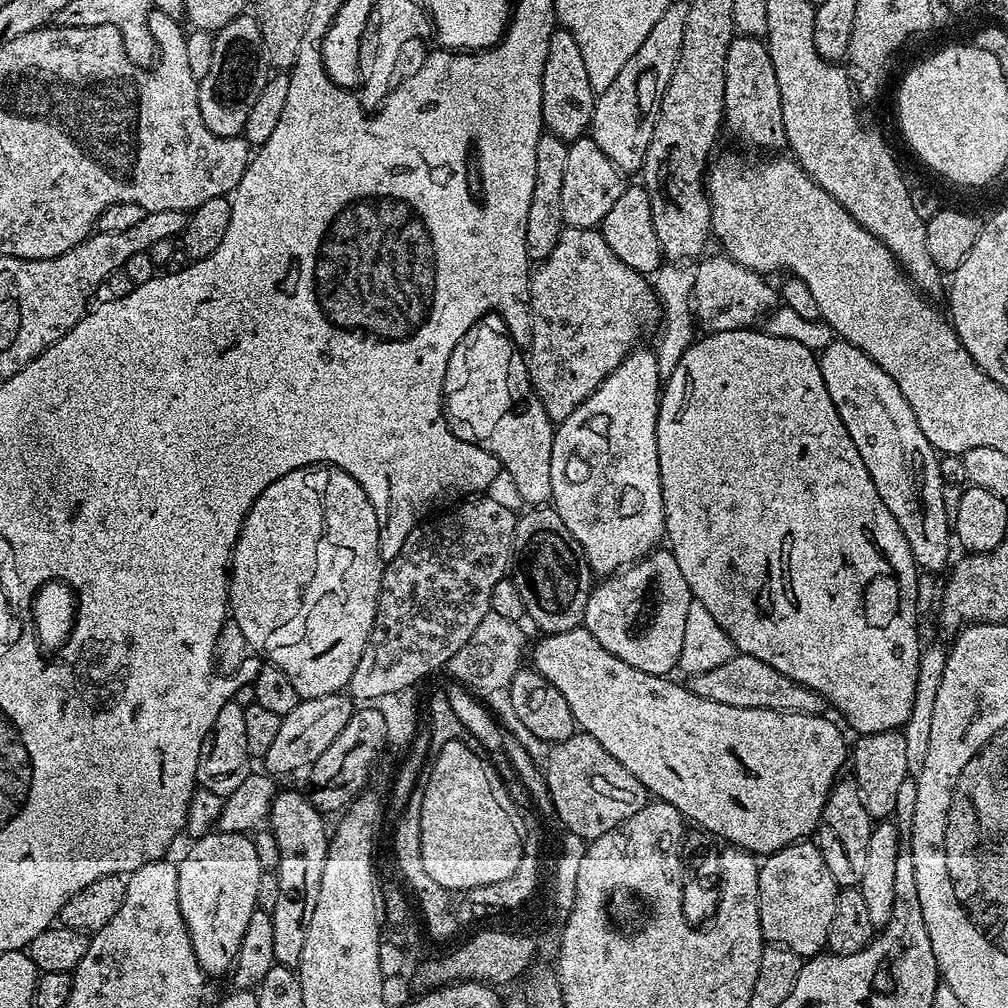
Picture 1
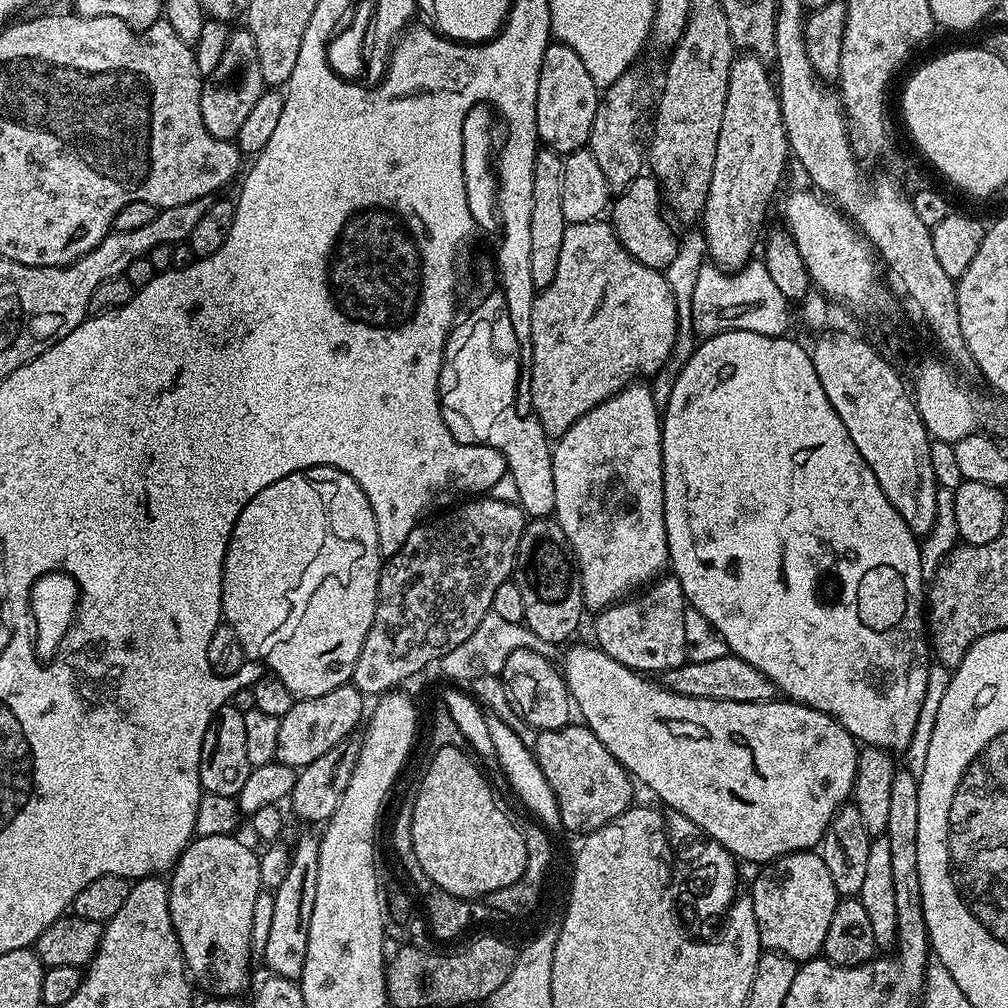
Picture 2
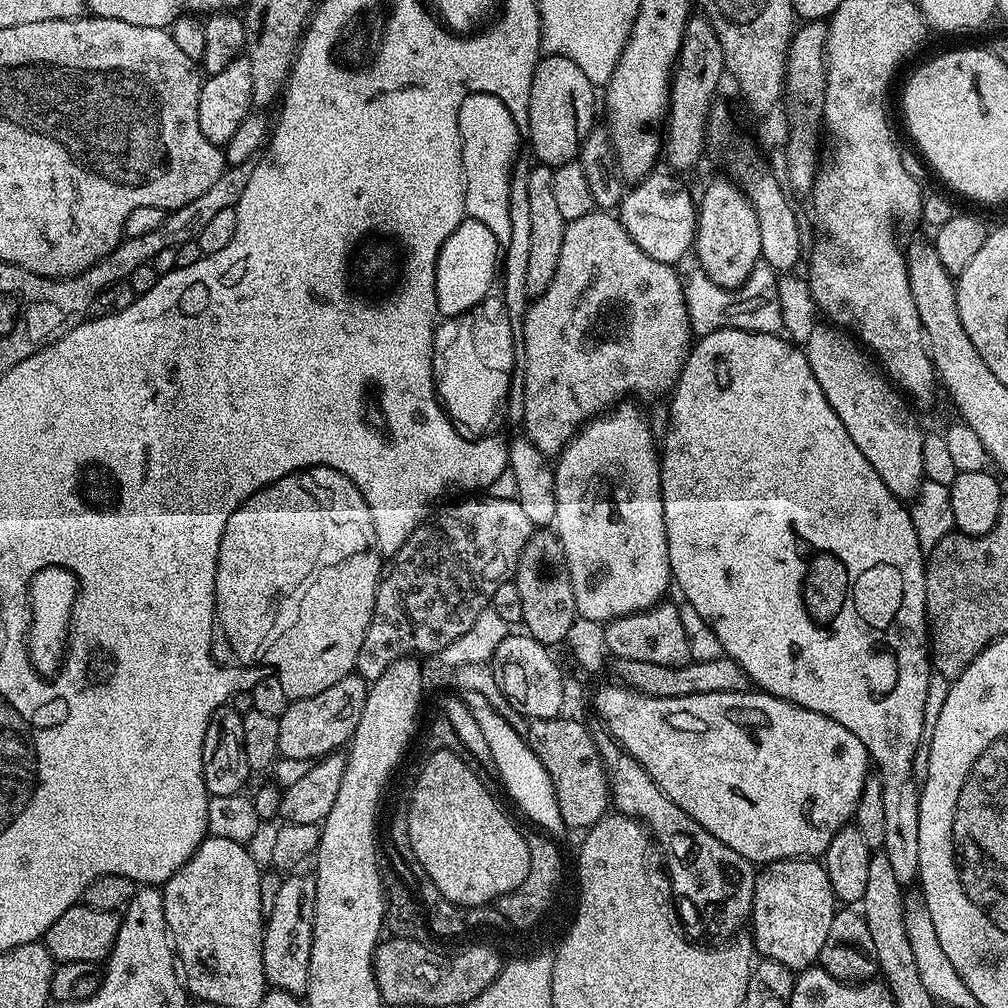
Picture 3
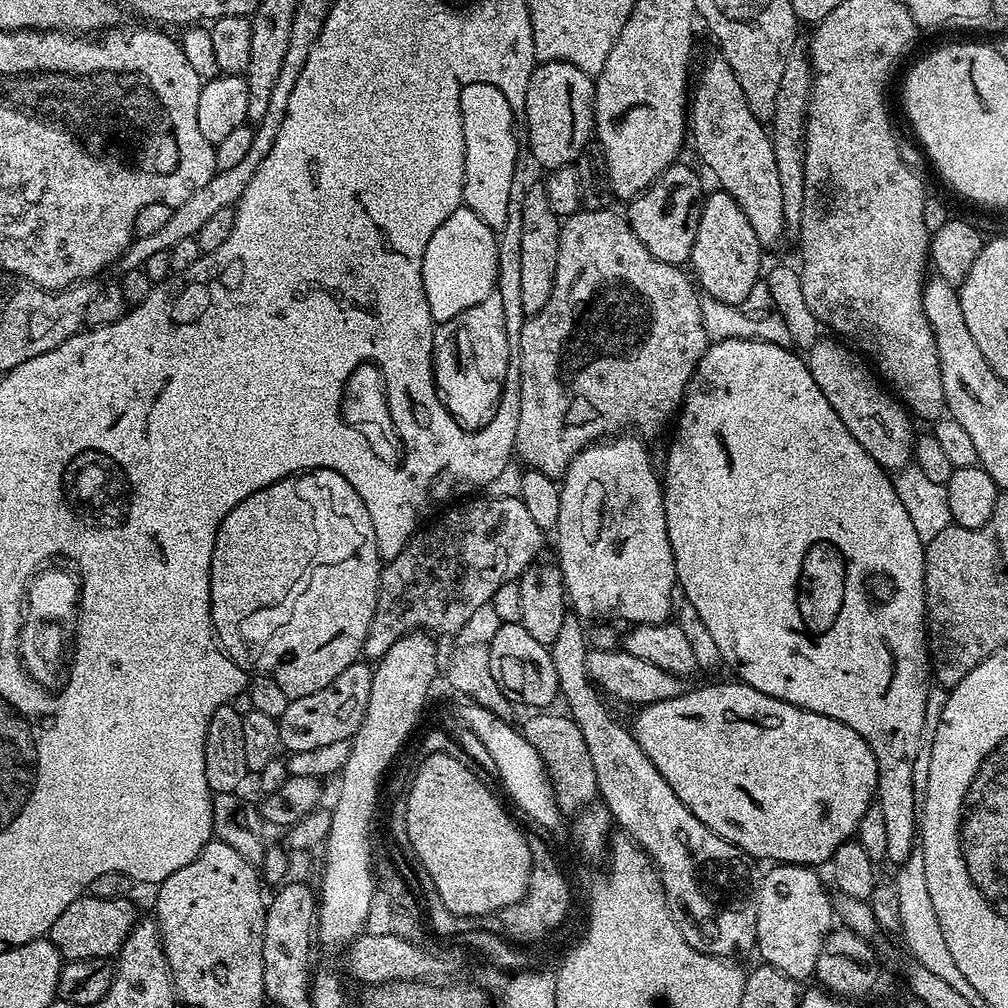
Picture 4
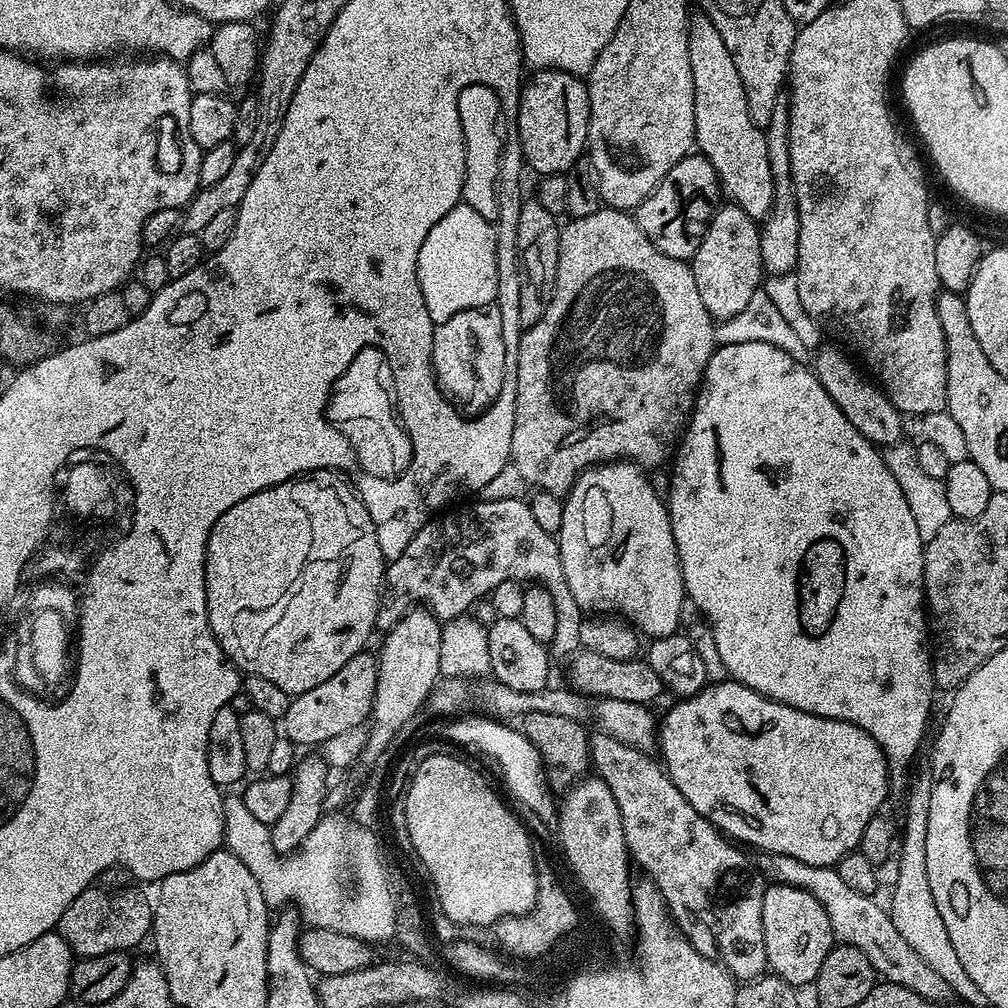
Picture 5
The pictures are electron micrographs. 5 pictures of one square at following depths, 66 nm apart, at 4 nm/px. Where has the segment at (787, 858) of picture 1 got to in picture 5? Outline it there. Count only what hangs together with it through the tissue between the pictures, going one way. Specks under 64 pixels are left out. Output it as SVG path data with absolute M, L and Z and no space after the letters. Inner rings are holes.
M772 882L765 887L762 934L769 969L793 986L811 985L818 970L822 970L822 962L826 962L826 954L834 946L830 918L826 918L824 907L806 890L789 884Z

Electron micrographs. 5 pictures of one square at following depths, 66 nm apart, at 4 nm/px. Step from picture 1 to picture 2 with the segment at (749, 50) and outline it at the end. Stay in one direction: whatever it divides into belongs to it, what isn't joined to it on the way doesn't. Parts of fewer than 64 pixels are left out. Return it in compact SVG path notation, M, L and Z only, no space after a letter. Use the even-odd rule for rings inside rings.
M740 54L733 59L728 75L726 102L722 110L722 126L718 130L718 146L714 154L714 170L710 174L708 197L702 217L702 229L708 247L707 259L723 270L743 268L753 259L752 243L756 236L752 233L752 215L759 204L764 204L776 192L780 179L784 176L784 163L790 160L788 135L782 122L780 98L773 79L759 65L759 59L750 54Z

